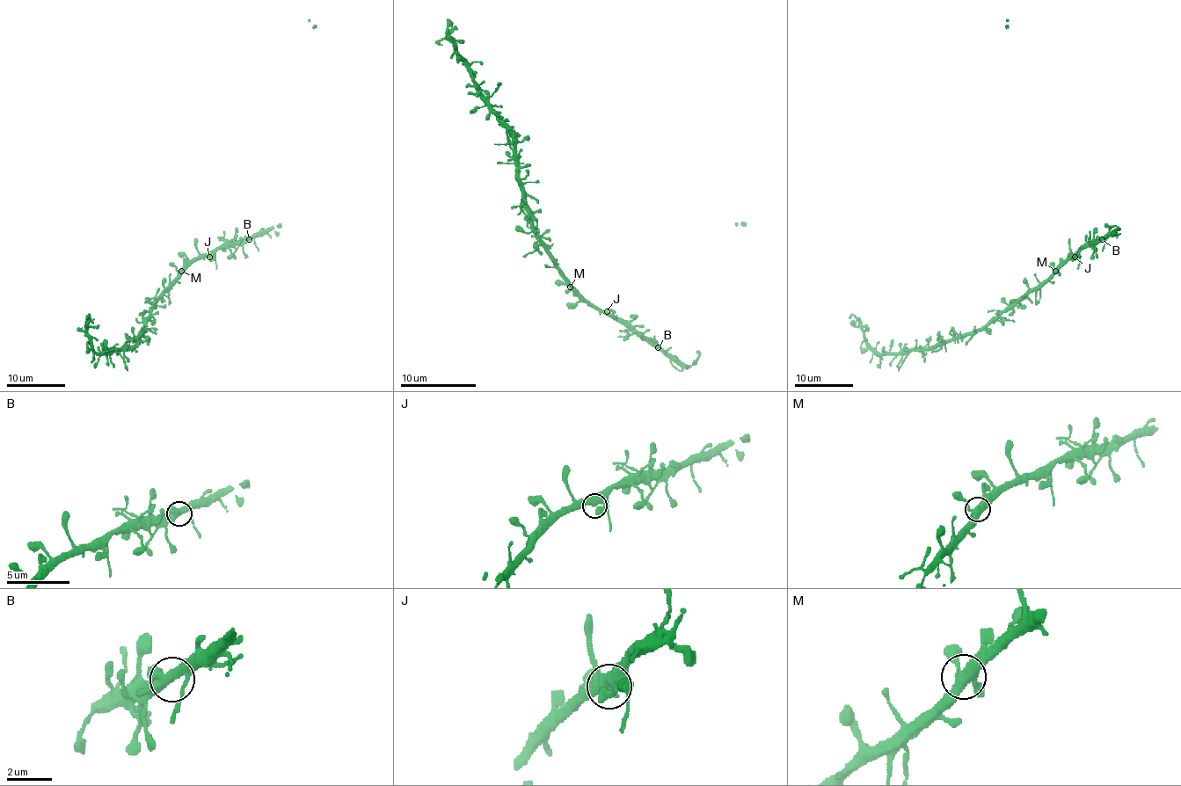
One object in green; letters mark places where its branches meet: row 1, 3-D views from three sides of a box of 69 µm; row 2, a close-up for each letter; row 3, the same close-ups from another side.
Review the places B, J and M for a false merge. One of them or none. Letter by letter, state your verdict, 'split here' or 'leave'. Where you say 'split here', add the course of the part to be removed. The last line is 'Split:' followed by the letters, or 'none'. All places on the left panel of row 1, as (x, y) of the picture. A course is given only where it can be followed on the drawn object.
B: leave
J: leave
M: leave
Split: none

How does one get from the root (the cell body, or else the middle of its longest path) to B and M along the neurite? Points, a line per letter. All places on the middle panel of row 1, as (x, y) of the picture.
B: (607, 315), (625, 321), (658, 347)
M: (607, 315), (589, 306), (571, 287)

